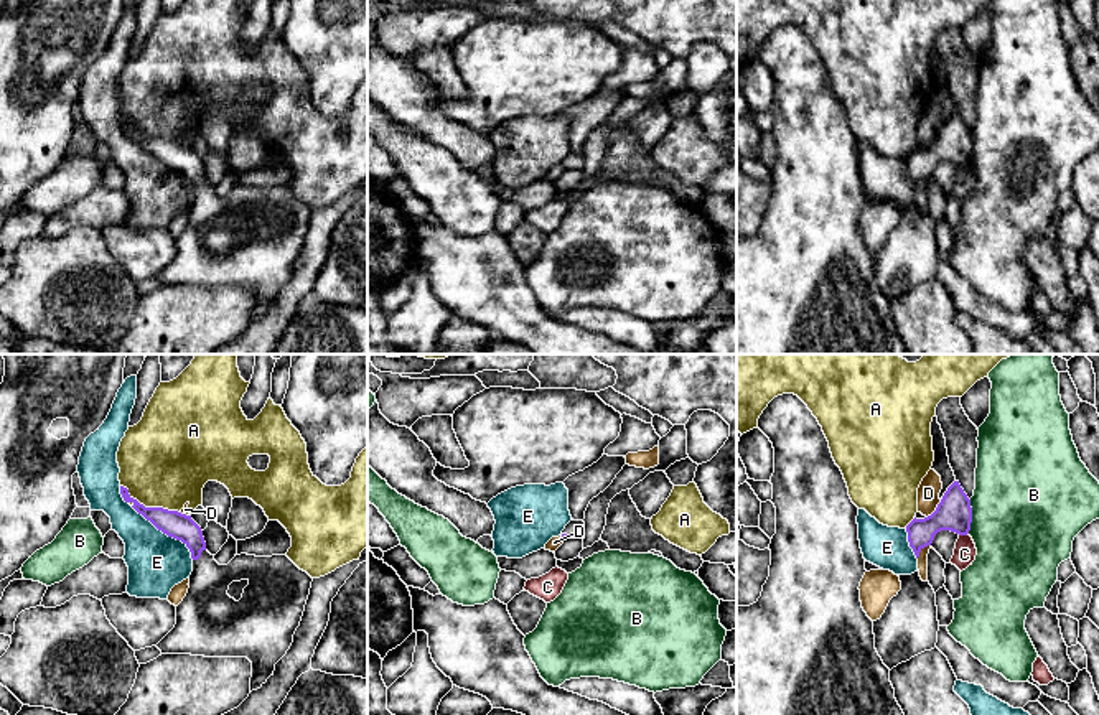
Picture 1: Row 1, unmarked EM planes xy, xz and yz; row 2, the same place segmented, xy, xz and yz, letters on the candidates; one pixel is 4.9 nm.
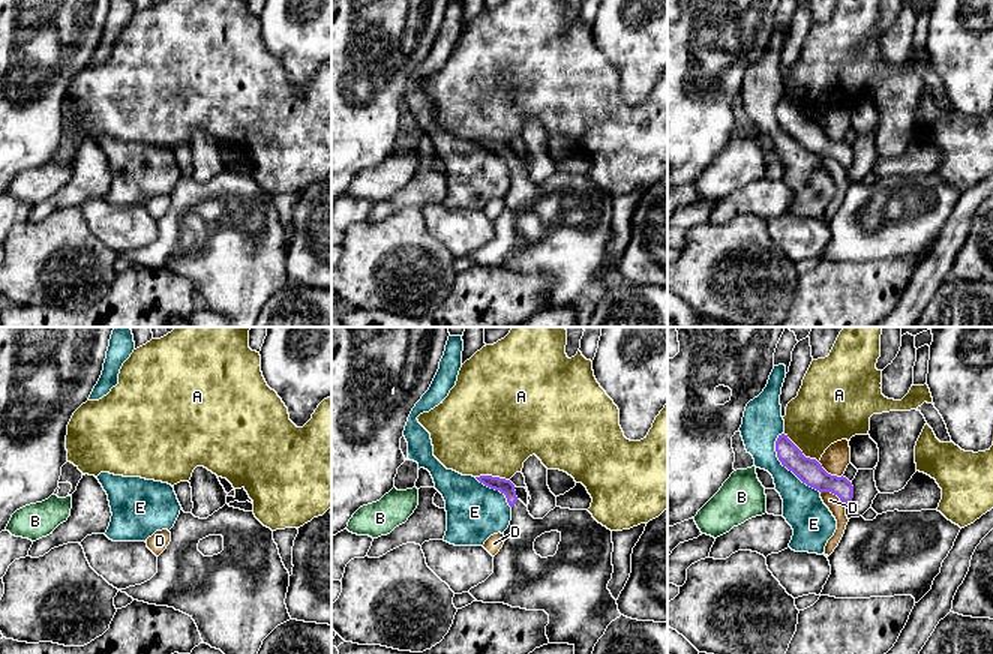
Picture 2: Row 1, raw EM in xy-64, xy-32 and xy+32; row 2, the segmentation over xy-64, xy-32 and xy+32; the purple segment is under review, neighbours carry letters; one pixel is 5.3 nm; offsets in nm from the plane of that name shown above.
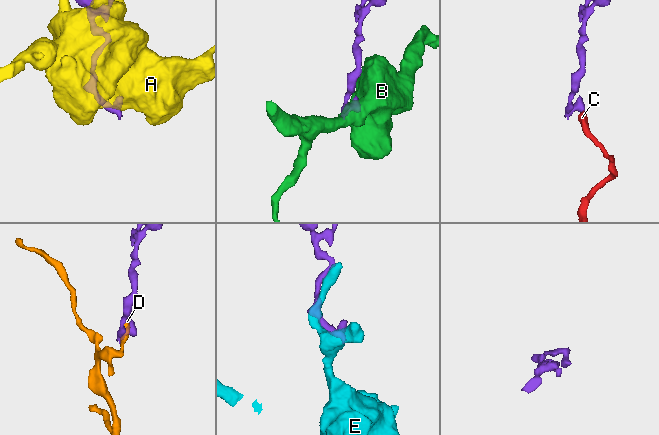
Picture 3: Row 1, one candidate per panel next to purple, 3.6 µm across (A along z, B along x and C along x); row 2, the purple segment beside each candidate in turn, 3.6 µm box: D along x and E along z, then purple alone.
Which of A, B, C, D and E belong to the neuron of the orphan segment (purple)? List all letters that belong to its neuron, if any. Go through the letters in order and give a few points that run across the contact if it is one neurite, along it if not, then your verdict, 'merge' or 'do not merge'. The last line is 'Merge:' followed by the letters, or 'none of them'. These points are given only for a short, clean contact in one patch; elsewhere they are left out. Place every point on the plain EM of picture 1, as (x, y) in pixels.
A: line xy (121, 116), (145, 137), (162, 137), (178, 144); do not merge
B: line yz (971, 130), (971, 160), (968, 163); do not merge
C: line yz (968, 163), (959, 167); do not merge
D: line yz (941, 130), (926, 149); do not merge
E: do not merge
Merge: none of them

